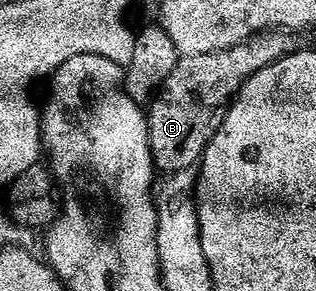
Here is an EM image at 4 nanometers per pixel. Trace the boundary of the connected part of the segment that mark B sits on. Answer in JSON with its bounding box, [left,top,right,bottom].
[146,30,297,174]

